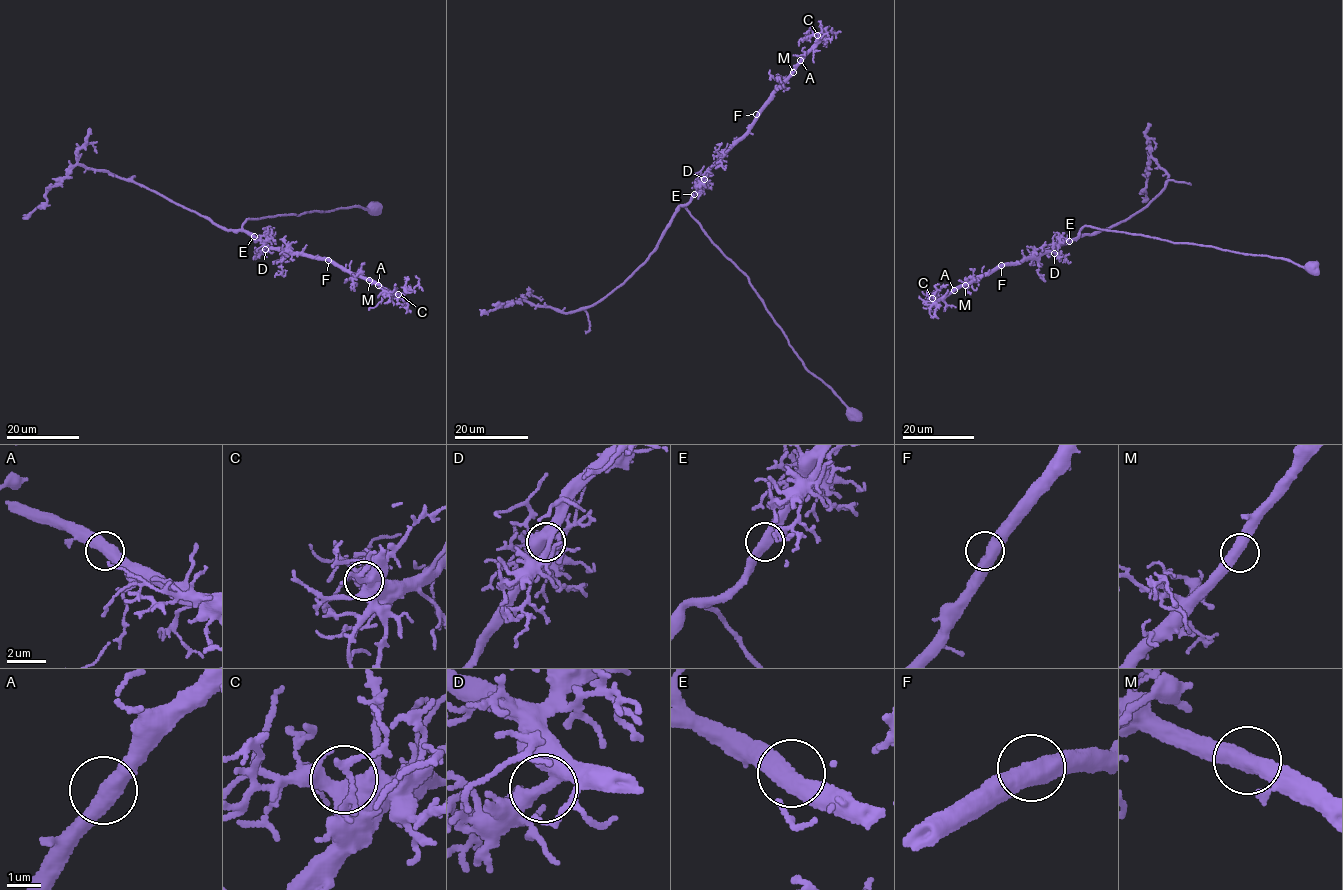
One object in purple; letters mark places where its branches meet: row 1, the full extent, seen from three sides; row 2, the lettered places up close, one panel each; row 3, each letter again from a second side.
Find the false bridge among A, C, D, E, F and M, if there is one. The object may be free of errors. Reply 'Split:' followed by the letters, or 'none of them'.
Split: none of them

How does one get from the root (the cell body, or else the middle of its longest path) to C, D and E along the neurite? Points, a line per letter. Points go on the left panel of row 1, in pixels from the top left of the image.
C: (373, 211), (353, 206), (298, 215), (249, 218), (242, 228), (266, 246), (327, 258), (398, 294)
D: (373, 211), (353, 206), (328, 212), (315, 210), (298, 215), (246, 219), (242, 228), (259, 239), (265, 249)
E: (373, 211), (353, 206), (328, 212), (315, 210), (298, 215), (246, 219), (242, 228), (254, 236)

